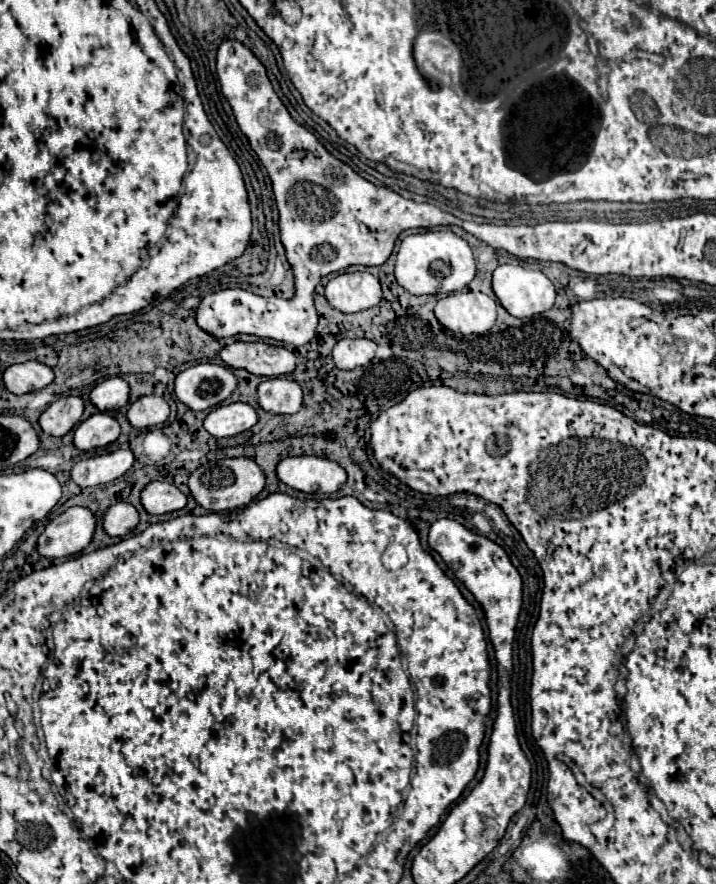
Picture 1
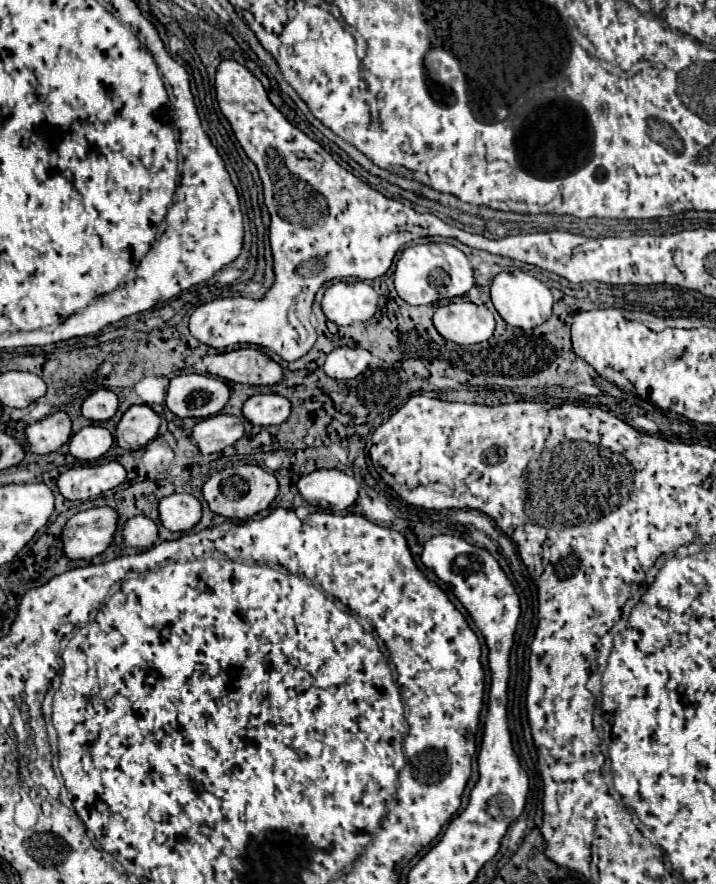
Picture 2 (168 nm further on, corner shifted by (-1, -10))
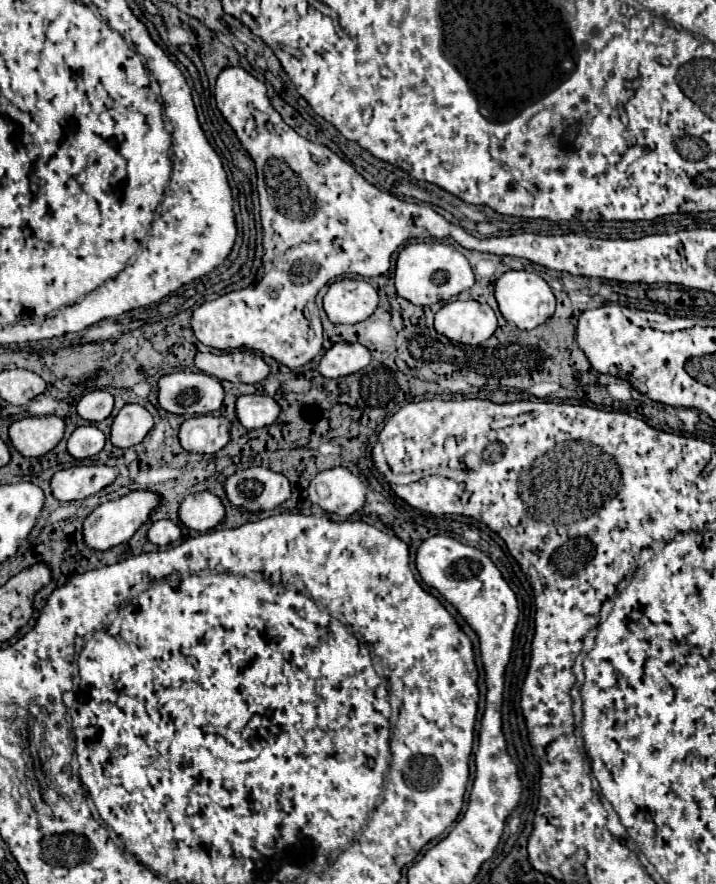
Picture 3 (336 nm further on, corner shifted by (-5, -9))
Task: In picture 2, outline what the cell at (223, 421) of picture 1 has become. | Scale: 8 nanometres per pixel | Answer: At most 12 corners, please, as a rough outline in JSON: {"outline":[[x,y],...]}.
{"outline":[[233,415],[201,419],[191,439],[203,455],[223,451],[245,433]]}

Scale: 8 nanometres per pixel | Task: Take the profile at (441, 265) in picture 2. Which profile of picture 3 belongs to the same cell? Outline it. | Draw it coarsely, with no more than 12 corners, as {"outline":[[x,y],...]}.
{"outline":[[417,242],[399,252],[397,294],[449,300],[475,284],[453,246]]}

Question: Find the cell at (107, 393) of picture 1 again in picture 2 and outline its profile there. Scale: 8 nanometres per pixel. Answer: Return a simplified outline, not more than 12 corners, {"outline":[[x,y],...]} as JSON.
{"outline":[[99,389],[83,401],[81,415],[107,421],[119,407],[117,395]]}

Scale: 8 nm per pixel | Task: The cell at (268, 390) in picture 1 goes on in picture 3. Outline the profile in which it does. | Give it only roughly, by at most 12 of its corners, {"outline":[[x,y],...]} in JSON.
{"outline":[[267,394],[237,398],[247,430],[269,426],[281,406]]}

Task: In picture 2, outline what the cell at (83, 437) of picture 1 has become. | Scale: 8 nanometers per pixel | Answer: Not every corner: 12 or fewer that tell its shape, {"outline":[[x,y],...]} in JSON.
{"outline":[[101,425],[77,431],[69,453],[83,461],[101,459],[113,445]]}

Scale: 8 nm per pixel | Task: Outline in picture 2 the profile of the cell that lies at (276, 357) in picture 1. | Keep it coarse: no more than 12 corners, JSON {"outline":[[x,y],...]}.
{"outline":[[257,349],[207,355],[207,373],[233,383],[275,385],[281,365]]}

